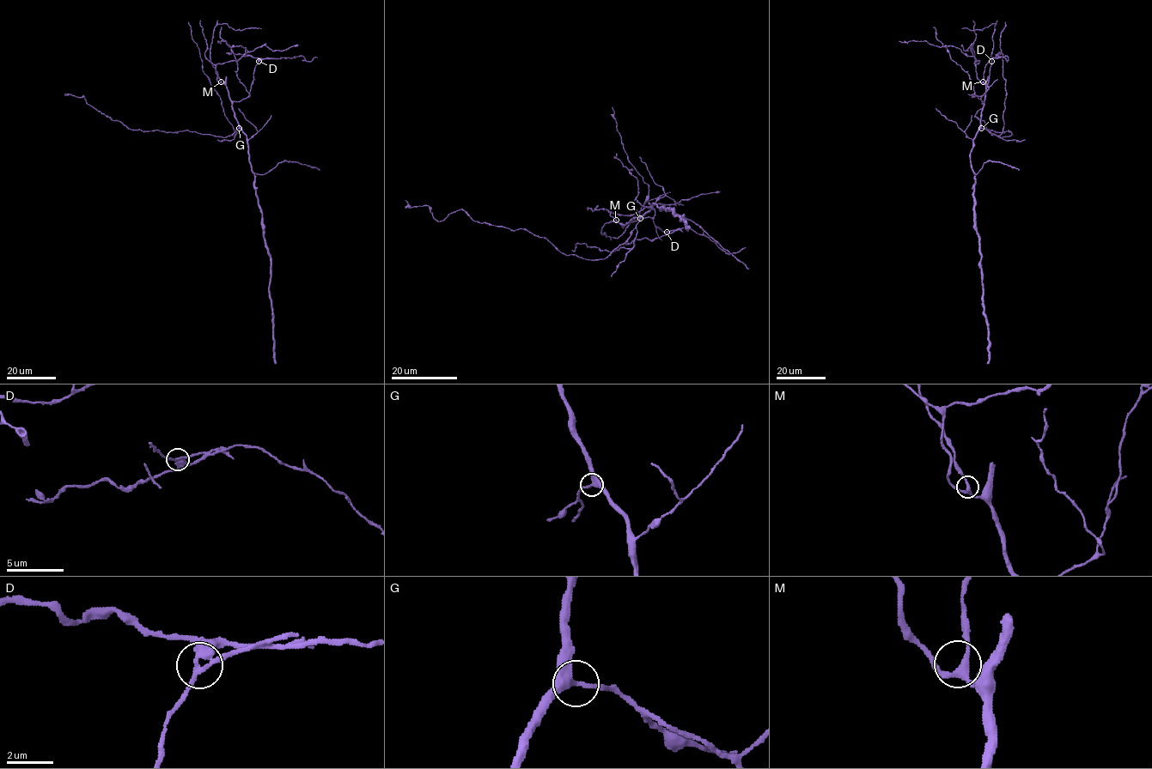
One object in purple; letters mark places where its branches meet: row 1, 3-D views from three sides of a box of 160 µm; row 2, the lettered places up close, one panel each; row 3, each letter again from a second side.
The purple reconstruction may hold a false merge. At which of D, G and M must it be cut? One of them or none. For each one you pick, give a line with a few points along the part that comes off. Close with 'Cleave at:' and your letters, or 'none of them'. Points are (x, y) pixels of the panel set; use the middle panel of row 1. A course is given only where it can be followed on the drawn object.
D: (666, 232), (672, 233), (684, 227), (691, 228), (707, 236), (727, 254), (736, 253), (746, 247)
Cleave at: D

